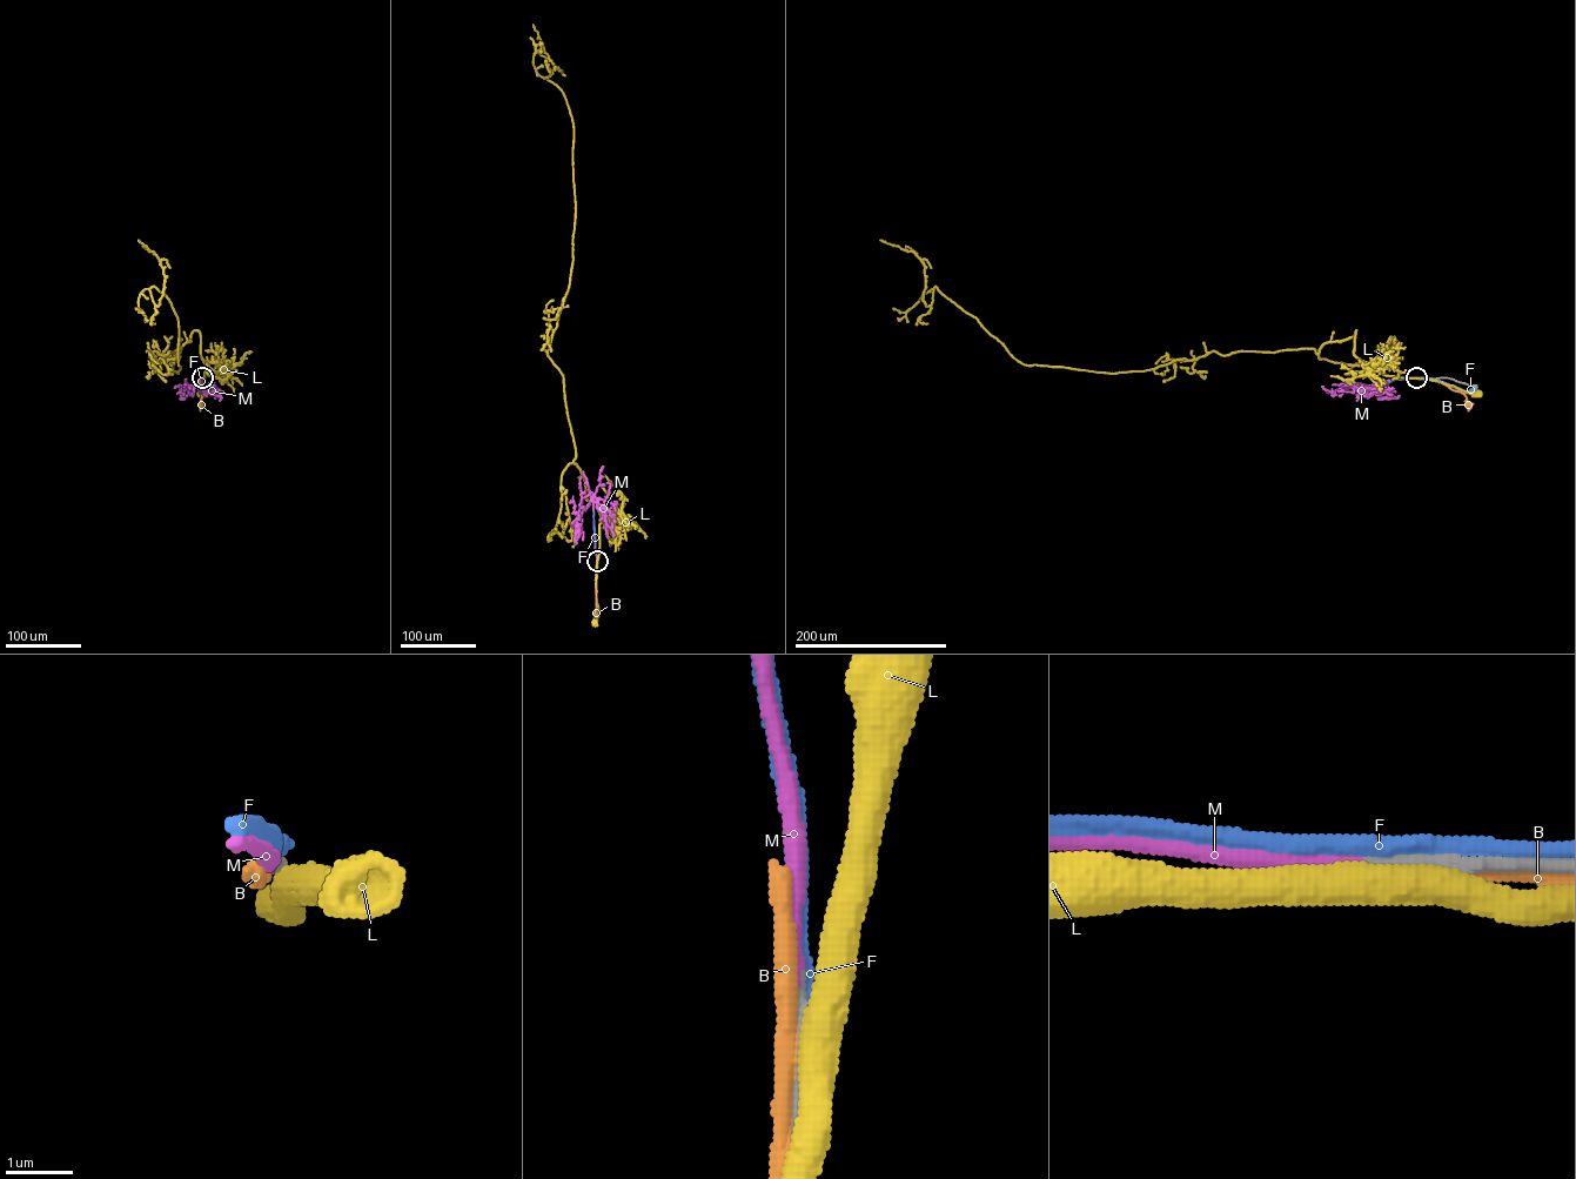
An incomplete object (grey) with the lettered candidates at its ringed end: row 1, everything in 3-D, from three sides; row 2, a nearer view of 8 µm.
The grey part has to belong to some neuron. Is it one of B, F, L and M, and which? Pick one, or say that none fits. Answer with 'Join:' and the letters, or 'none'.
Join: M

